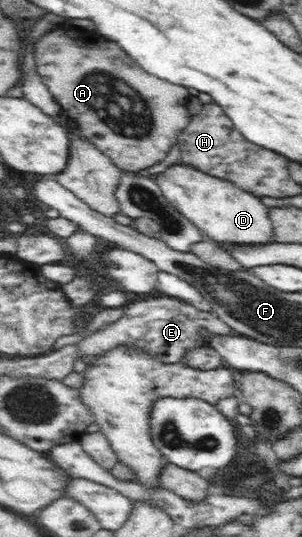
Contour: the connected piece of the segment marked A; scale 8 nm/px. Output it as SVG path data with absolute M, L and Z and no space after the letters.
M59 27L59 29L55 29L55 31L50 30L42 35L33 45L33 49L36 59L36 72L42 77L43 83L45 83L48 90L53 94L56 102L65 111L67 116L77 124L84 136L97 149L99 149L99 151L108 155L121 171L128 173L141 171L141 169L147 169L147 167L151 167L151 165L155 165L155 163L159 163L165 159L170 149L178 143L178 136L185 129L185 127L187 127L187 124L192 117L186 106L188 103L187 97L191 96L188 94L186 87L177 84L173 85L173 83L167 83L167 80L162 80L160 77L147 73L136 63L136 61L133 61L133 58L129 57L129 55L125 55L123 50L112 41L102 41L101 39L97 41L88 41L85 34L79 33L79 29L73 29L73 31L63 31L63 29Z

